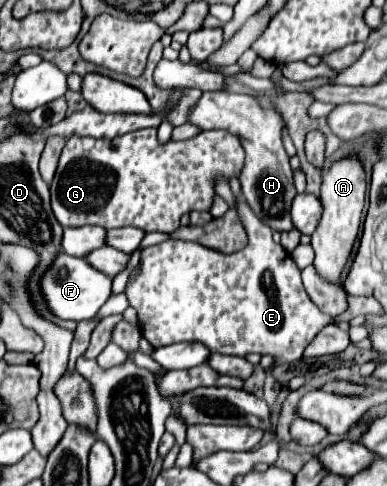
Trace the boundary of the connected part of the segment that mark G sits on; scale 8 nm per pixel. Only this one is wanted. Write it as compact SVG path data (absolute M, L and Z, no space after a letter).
M140 129L114 139L70 137L62 149L56 175L50 183L52 211L62 227L102 225L104 229L138 227L146 233L172 233L180 225L180 217L190 211L210 211L216 197L216 179L240 177L244 169L244 147L240 139L228 131L202 131L188 141L168 141L164 145L156 139L156 129Z

